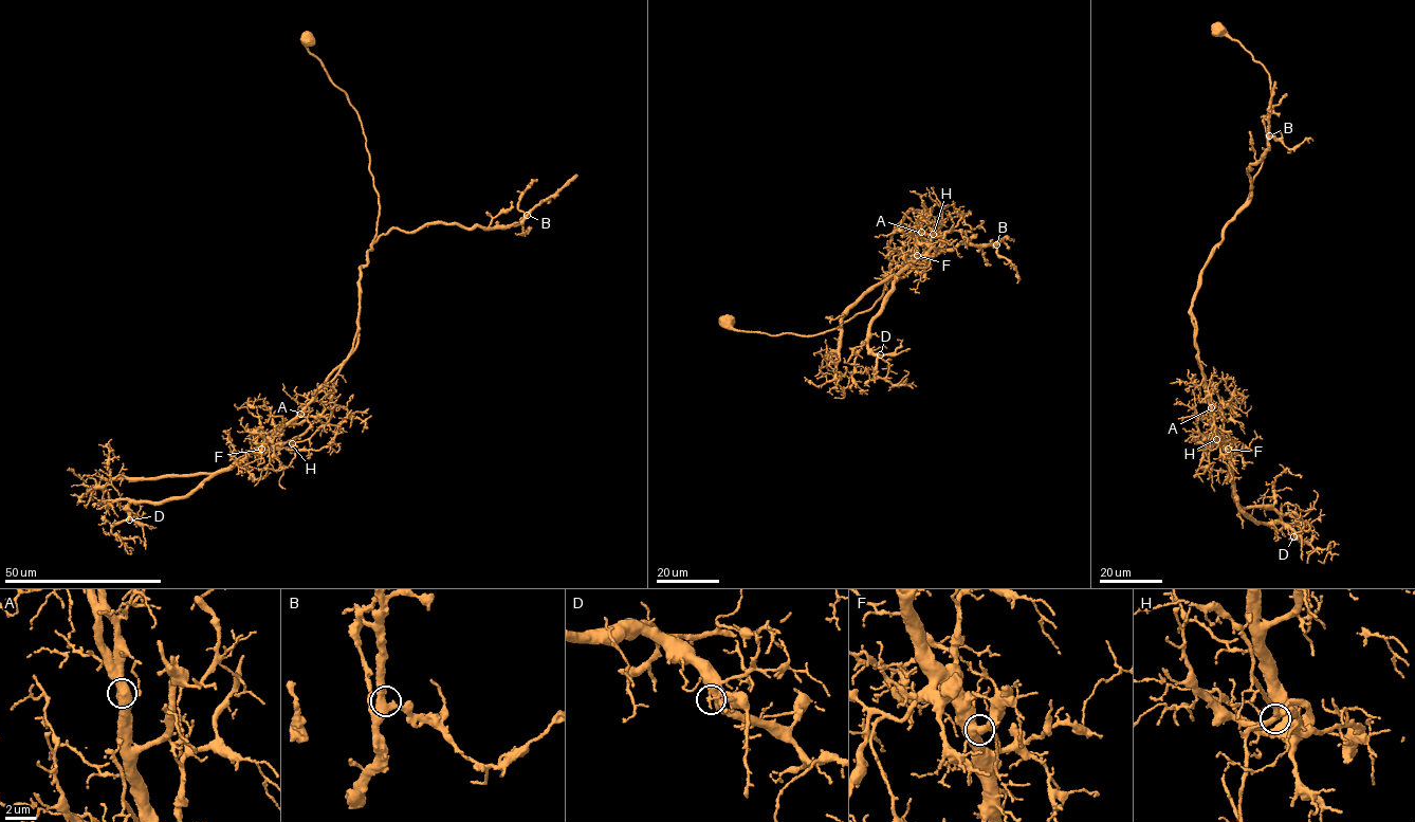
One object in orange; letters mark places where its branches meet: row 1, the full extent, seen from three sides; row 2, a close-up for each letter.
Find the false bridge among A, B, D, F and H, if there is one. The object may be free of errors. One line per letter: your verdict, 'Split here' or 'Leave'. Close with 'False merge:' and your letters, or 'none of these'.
A: Leave
B: Leave
D: Leave
F: Leave
H: Leave
False merge: none of these

